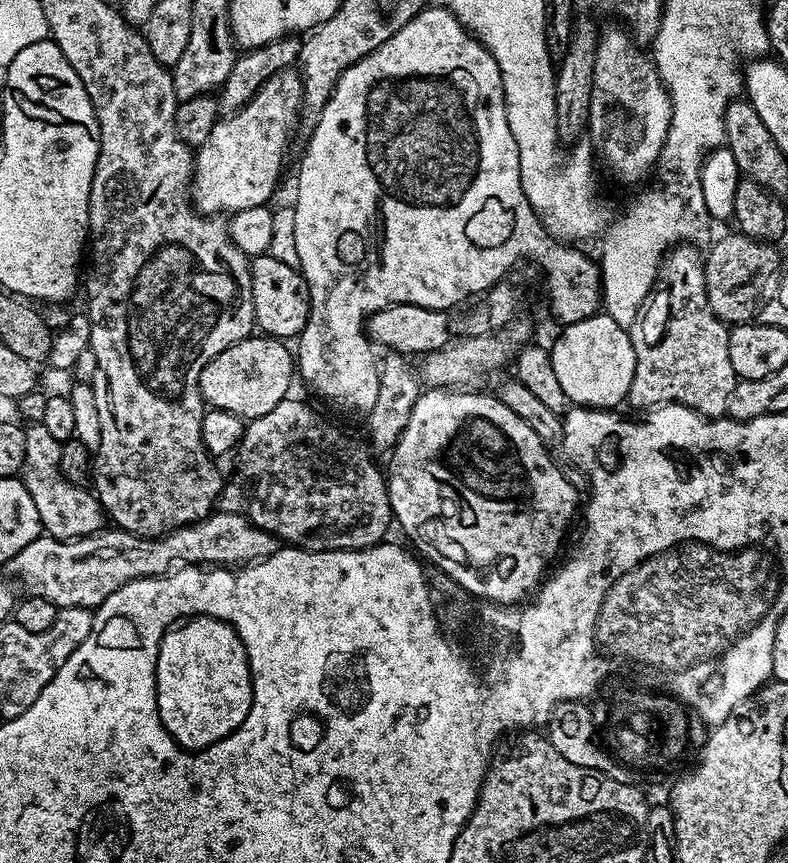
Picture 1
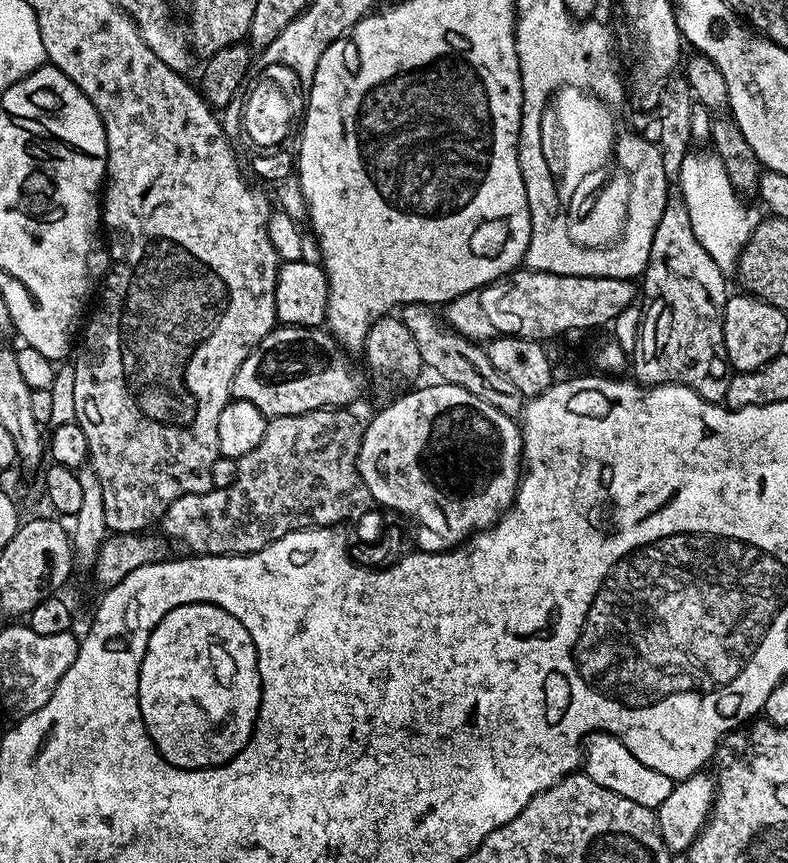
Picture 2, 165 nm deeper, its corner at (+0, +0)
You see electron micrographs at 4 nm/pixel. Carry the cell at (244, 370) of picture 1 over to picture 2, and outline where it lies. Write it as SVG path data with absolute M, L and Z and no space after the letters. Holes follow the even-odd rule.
M277 326L266 334L266 338L262 338L262 342L258 342L258 346L252 349L249 356L242 362L242 366L238 366L238 370L234 374L234 382L230 386L230 392L235 399L254 402L254 406L258 406L258 410L262 410L262 414L269 418L273 416L289 416L290 414L306 414L310 410L318 410L329 406L352 406L352 403L364 392L364 376L366 380L366 372L363 367L360 367L361 369L352 368L348 356L349 353L336 343L336 337L323 327L293 328L291 326Z

